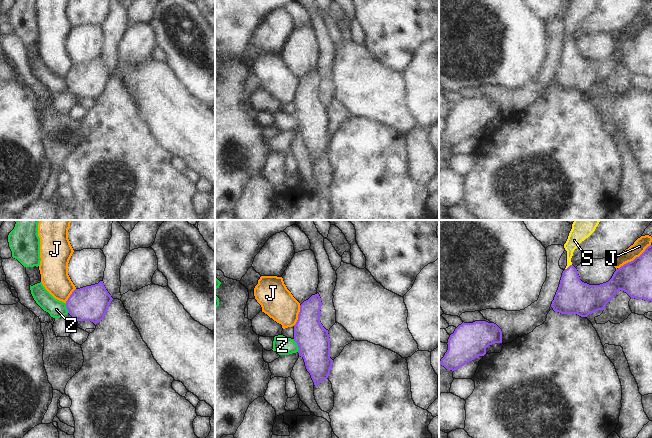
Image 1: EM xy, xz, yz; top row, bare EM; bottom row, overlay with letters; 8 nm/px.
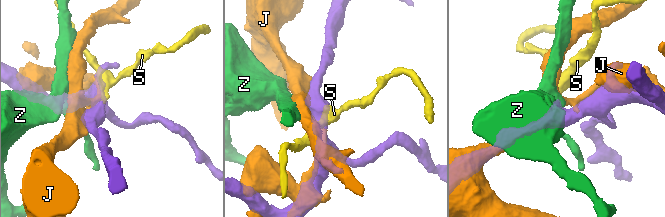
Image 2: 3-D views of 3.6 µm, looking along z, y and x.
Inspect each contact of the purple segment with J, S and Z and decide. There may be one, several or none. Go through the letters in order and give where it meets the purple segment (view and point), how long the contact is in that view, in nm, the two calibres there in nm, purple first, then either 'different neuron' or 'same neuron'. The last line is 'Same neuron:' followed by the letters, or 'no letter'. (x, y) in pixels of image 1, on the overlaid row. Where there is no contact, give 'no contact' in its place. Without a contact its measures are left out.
J: meets purple in yz at (635, 258); contact 320 nm long; 280 nm thick on the purple side, 110 nm on the other; different neuron
S: meets purple in yz at (569, 266); contact 70 nm long; 280 nm thick on the purple side, 120 nm on the other; same neuron
Z: meets purple in xz at (297, 344); contact 110 nm long; 260 nm thick on the purple side, 150 nm on the other; different neuron
Same neuron: S

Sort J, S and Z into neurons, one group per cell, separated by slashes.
J / S / Z

